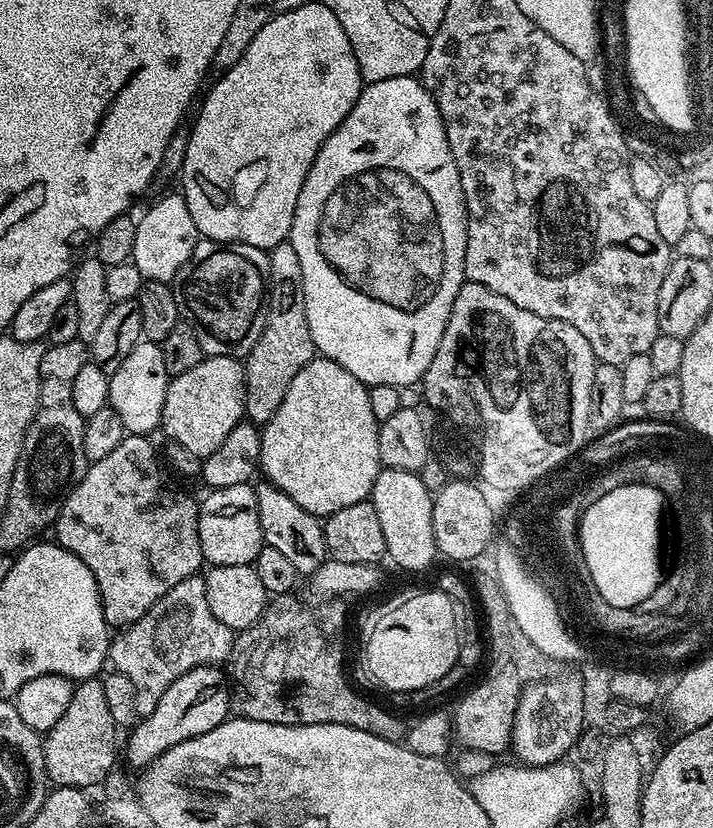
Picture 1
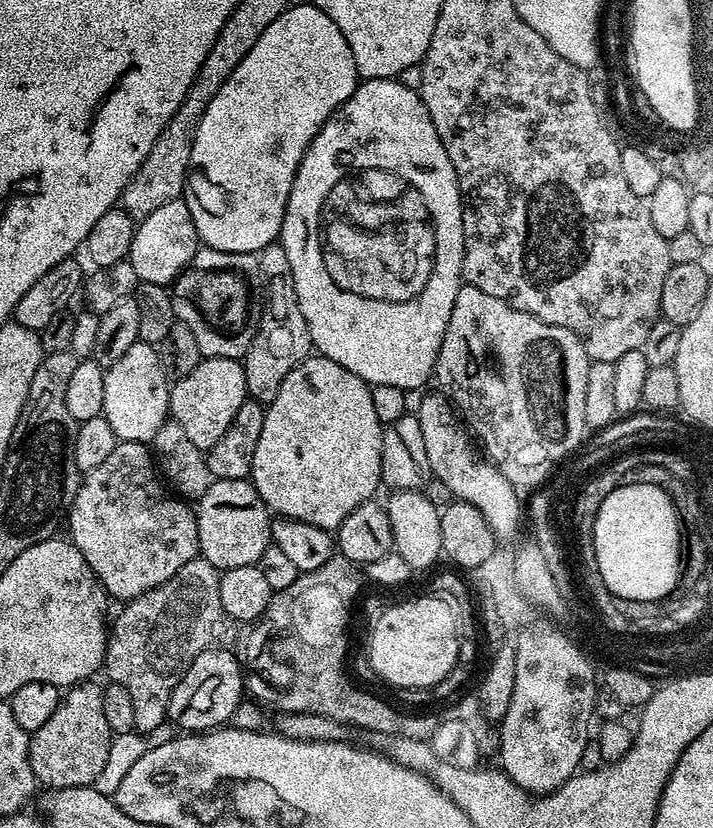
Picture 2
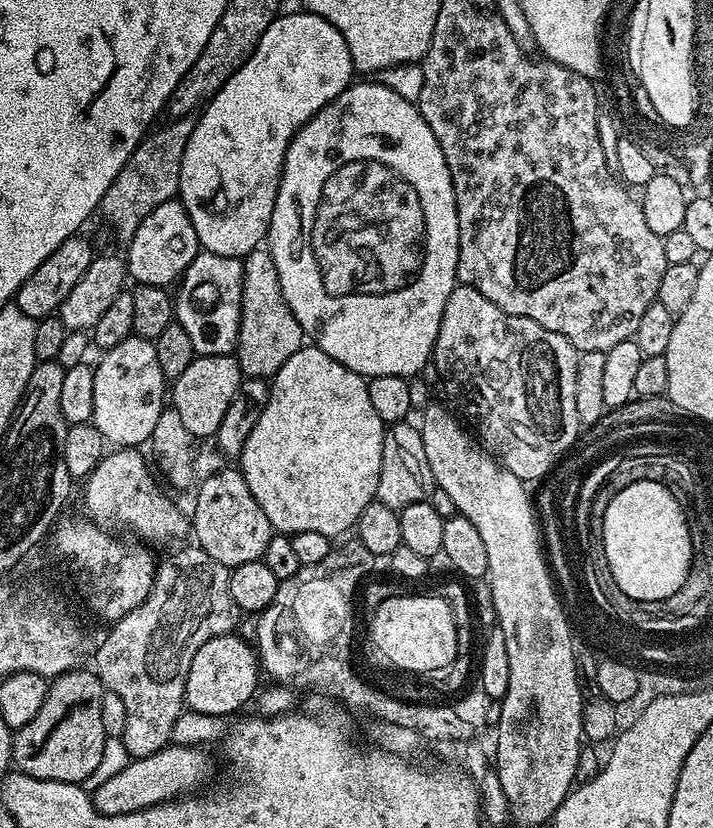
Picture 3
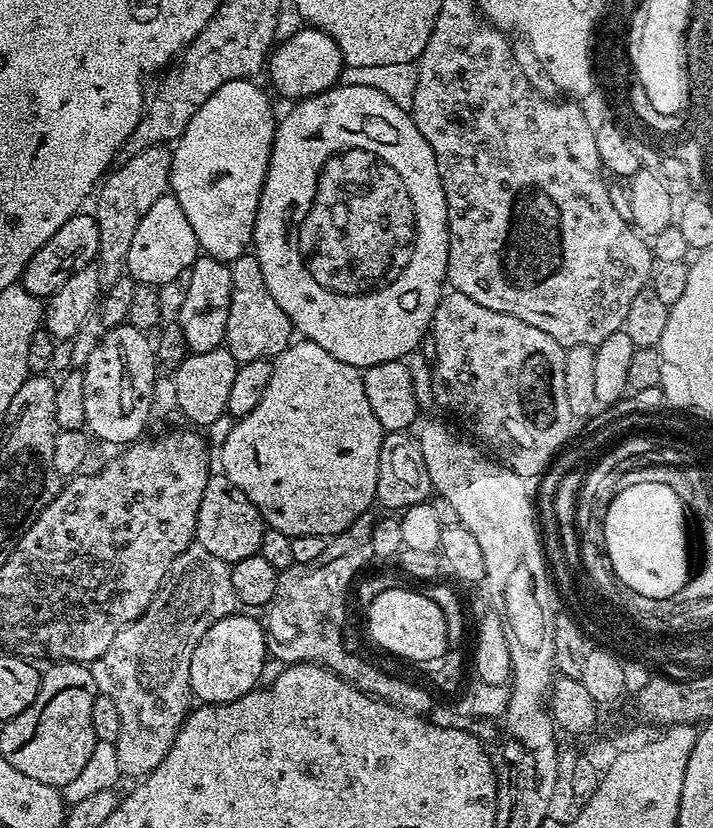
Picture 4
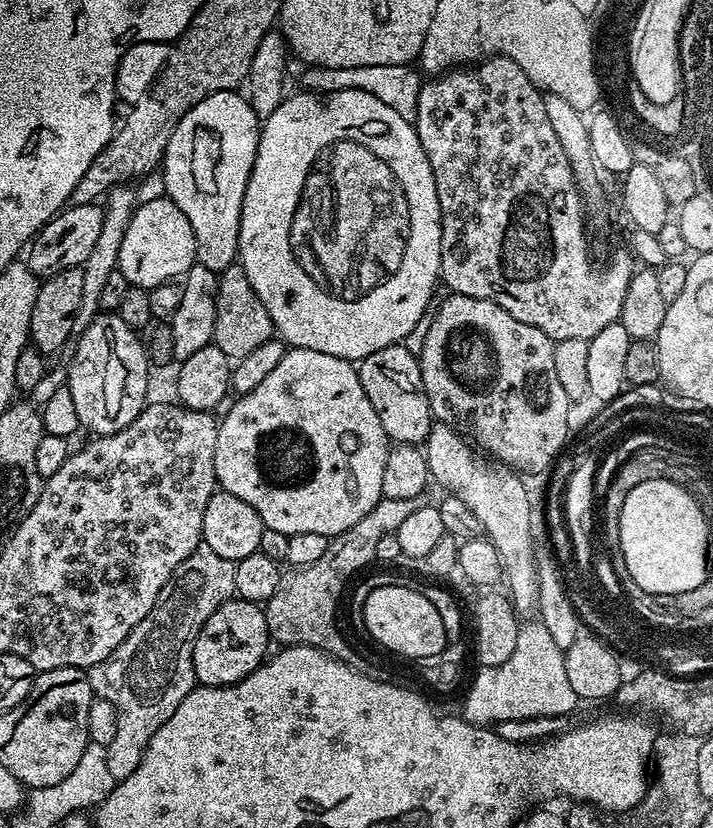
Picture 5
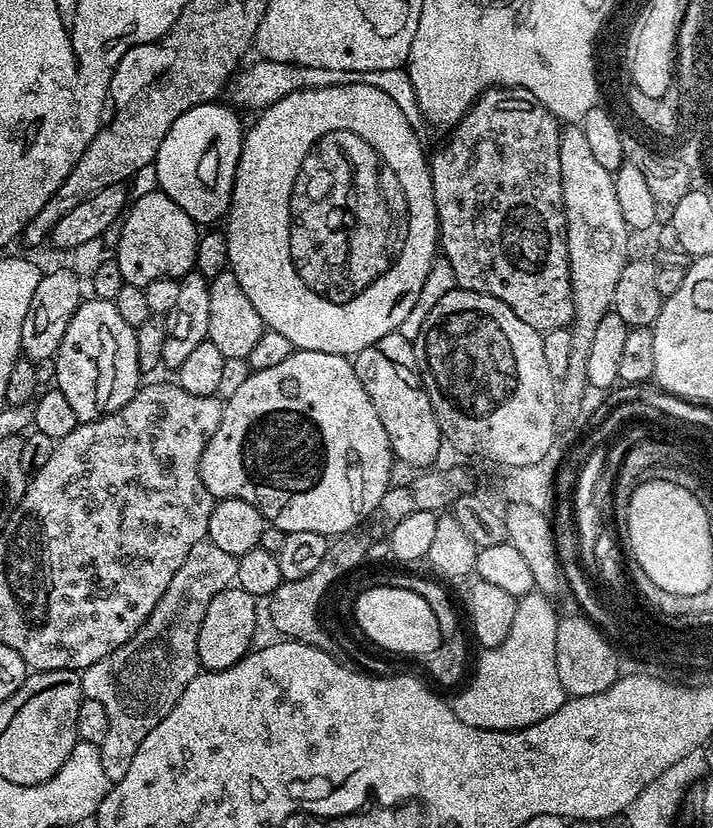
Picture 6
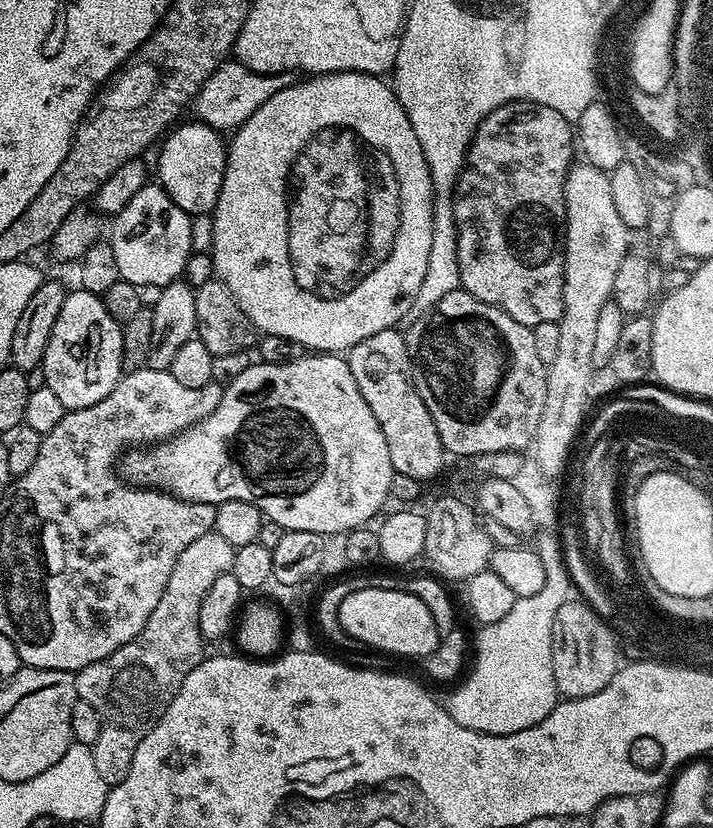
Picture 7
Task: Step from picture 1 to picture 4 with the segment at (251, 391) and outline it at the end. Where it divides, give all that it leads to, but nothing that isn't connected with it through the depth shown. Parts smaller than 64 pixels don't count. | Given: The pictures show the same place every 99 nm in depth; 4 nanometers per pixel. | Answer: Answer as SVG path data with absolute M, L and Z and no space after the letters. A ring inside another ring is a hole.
M245 254L231 261L230 314L226 318L226 334L223 347L235 358L237 365L255 360L272 360L288 349L294 340L294 329L286 310L274 302L270 290L266 290L266 278L262 278L262 266L254 254Z

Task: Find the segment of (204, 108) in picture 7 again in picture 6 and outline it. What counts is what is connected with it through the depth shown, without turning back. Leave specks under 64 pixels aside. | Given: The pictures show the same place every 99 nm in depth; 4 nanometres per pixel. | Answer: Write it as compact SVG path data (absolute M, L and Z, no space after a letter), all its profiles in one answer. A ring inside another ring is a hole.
M257 59L258 62L243 67L237 71L236 75L229 81L226 89L227 99L238 108L256 108L263 110L280 101L288 94L301 92L303 89L320 89L326 86L334 85L352 85L361 84L374 86L382 90L384 94L389 94L390 98L397 103L402 114L406 115L407 122L413 130L418 133L423 131L426 126L424 115L418 108L418 100L415 97L414 86L411 85L407 69L395 68L394 70L376 70L376 71L344 71L323 69L316 66L302 66L296 63L274 62L273 60Z

